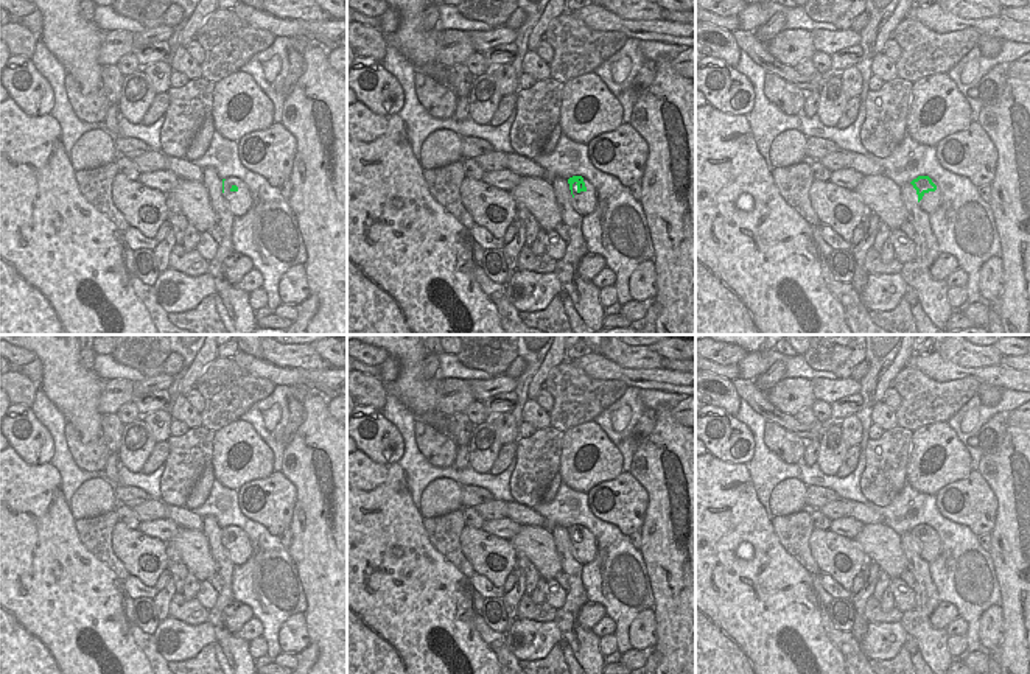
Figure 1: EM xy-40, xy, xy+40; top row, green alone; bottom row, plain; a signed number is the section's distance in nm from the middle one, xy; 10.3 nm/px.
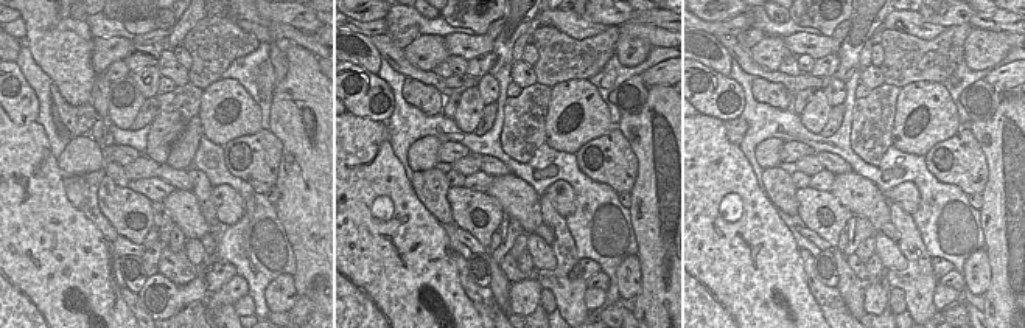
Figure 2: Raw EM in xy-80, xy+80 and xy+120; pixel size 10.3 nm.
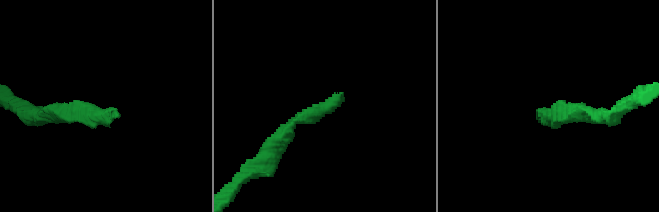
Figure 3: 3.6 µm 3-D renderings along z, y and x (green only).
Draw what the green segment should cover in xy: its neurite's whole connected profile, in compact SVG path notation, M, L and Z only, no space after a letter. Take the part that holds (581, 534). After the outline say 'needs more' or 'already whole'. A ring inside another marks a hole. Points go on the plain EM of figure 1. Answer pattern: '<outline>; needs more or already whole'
M573 525L568 528L571 543L574 545L574 554L582 565L594 560L597 553L596 537L590 529L582 525Z; needs more

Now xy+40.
M918 525L910 531L918 543L918 551L926 562L935 562L941 553L938 532L929 525Z; needs more

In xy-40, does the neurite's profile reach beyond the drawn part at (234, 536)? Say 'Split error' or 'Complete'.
Split error

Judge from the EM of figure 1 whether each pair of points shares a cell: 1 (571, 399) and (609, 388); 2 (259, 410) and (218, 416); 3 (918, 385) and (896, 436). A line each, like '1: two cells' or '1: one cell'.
1: one cell
2: two cells
3: two cells

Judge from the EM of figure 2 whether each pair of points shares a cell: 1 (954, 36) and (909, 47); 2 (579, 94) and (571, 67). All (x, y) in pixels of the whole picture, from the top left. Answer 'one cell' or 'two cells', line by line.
1: one cell
2: two cells

